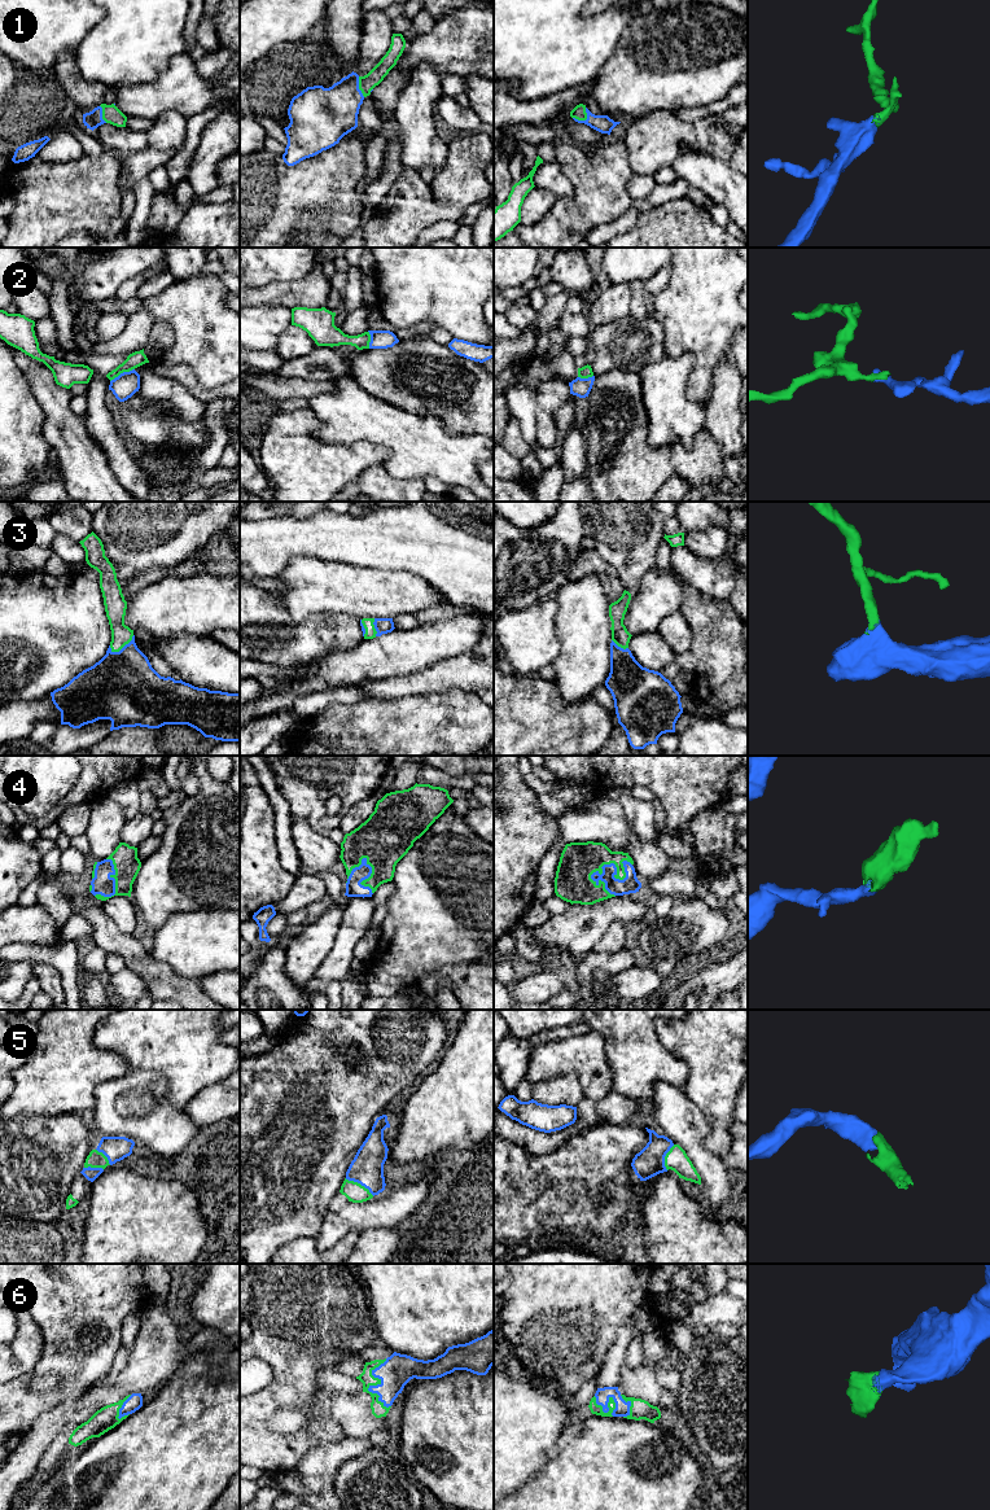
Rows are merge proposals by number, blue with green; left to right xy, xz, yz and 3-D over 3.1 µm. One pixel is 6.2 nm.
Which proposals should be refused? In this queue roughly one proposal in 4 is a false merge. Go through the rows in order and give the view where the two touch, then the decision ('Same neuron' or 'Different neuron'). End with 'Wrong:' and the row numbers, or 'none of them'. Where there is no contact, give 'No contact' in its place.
1: Touches blue in yz. Same neuron
2: Touches blue in xy. Different neuron
3: Touches blue in xy. Same neuron
4: Touches blue in yz. Same neuron
5: Touches blue in xz. Same neuron
6: Touches blue in xz. Same neuron
Wrong: 2

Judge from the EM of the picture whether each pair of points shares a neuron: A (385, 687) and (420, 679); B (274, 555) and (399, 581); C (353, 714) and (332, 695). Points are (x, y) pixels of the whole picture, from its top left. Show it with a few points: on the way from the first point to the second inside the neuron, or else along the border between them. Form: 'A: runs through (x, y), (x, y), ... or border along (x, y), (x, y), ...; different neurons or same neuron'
A: runs through (394, 687), (411, 685); same neuron
B: border along (324, 559), (296, 556), (279, 577); different neurons
C: border along (367, 696), (354, 703), (332, 703), (312, 717); different neurons

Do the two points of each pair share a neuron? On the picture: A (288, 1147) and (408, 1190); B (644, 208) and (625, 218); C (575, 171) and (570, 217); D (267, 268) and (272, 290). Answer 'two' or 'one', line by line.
A: two
B: one
C: one
D: two

